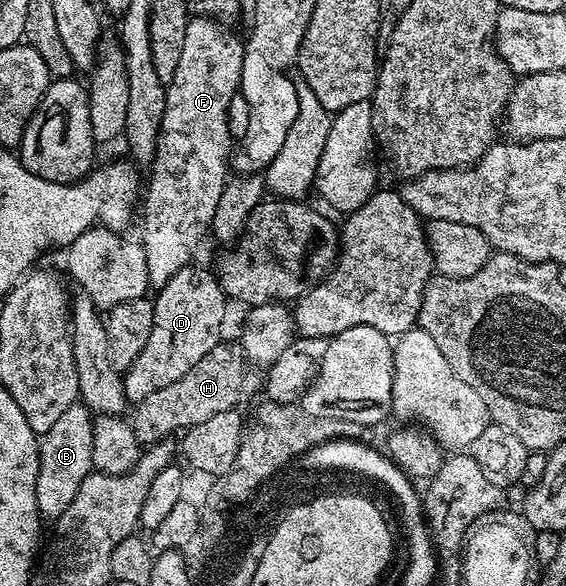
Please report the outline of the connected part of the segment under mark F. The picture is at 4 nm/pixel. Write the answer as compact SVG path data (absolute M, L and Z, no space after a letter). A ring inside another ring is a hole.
M196 16L191 19L186 28L186 40L182 43L182 56L178 59L178 69L174 71L174 76L166 83L166 112L162 112L162 124L158 132L158 148L156 149L156 157L150 163L152 175L147 175L146 189L142 194L142 210L144 206L144 238L142 237L142 245L146 254L146 265L149 273L149 287L159 288L166 284L166 280L170 280L170 276L174 276L174 272L178 272L184 266L189 265L193 261L192 253L200 246L200 241L209 233L212 221L214 220L214 212L218 207L218 200L221 199L225 183L230 178L228 172L228 153L232 150L232 130L228 127L228 109L232 106L232 101L237 101L238 91L240 88L240 77L242 76L242 60L244 59L244 42L236 34L231 34L231 29L225 28L213 19L203 16Z

